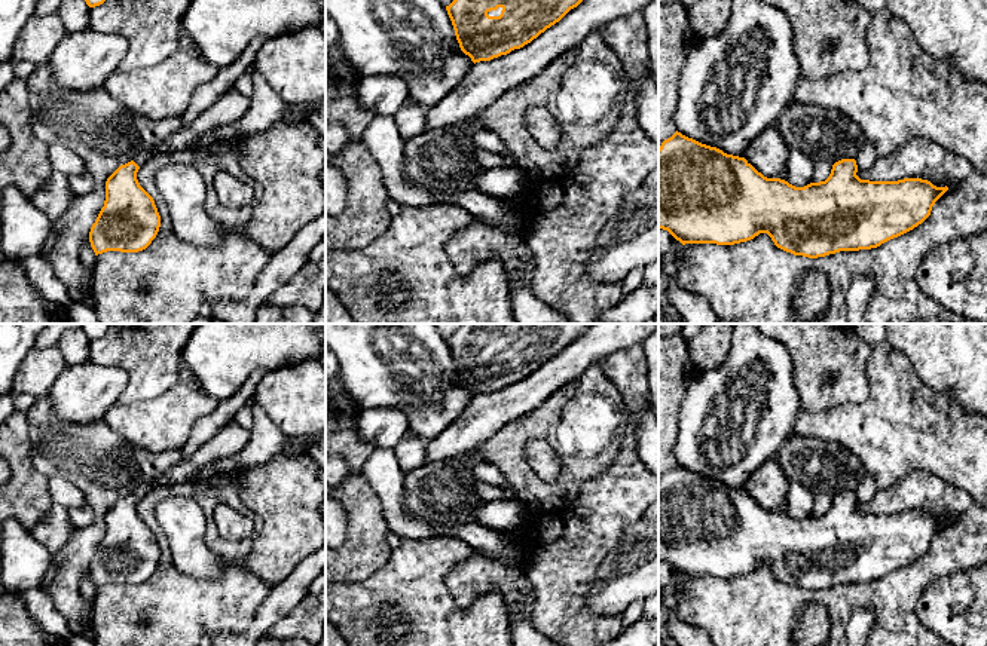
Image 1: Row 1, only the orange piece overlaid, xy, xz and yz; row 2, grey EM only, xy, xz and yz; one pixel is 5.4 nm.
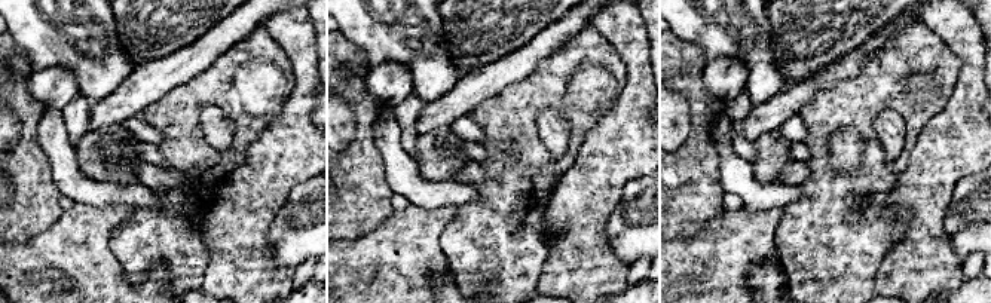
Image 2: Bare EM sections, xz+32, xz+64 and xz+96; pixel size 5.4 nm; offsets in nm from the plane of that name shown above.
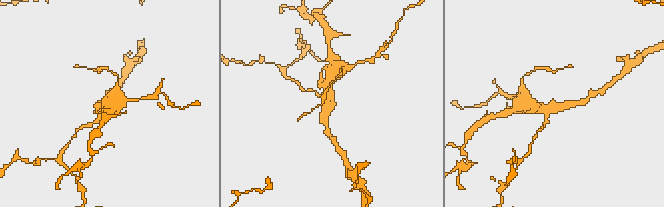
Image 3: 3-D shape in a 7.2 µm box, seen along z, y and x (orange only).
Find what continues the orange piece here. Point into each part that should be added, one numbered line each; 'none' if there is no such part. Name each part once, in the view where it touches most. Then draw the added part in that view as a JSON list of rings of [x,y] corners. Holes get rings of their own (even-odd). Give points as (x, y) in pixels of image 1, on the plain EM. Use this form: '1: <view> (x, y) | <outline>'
1: xy (232, 437) | [[[233,419],[229,420],[221,431],[204,444],[190,459],[180,460],[152,483],[144,483],[134,490],[134,495],[141,499],[153,489],[178,483],[195,481],[195,475],[216,459],[226,459],[242,450],[250,441],[251,432]]]

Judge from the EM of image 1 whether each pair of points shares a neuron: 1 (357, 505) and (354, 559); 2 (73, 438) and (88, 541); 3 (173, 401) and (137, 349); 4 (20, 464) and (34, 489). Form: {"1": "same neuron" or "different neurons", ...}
{"1": "same neuron", "2": "same neuron", "3": "different neurons", "4": "same neuron"}

